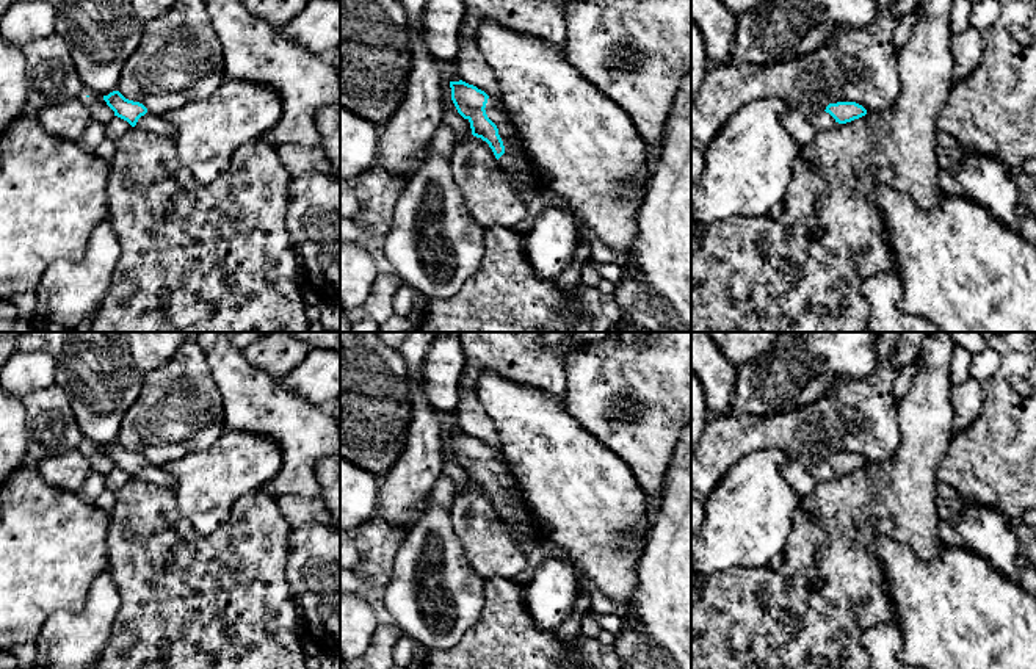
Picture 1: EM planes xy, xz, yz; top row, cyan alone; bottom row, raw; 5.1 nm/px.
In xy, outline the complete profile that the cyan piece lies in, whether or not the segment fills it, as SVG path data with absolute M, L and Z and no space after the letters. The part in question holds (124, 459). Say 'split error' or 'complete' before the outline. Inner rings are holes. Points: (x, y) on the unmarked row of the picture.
split error | M119 442L103 447L107 456L114 462L114 467L127 472L132 478L139 478L146 483L172 489L174 476L163 465L150 464L143 454L125 450Z

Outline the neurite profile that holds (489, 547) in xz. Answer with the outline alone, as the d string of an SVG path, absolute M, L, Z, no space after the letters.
M472 486L458 494L450 515L465 559L481 580L514 580L527 569L527 553L517 545L486 492Z

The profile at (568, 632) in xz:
M581 575L572 613L553 630L556 638L567 645L575 645L580 641L580 620L588 611L591 611L591 588L592 583Z

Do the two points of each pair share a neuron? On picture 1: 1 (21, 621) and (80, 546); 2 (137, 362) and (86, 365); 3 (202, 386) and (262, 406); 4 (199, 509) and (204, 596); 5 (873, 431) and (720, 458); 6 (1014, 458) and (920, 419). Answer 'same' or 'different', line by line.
1: same
2: same
3: different
4: different
5: same
6: different

